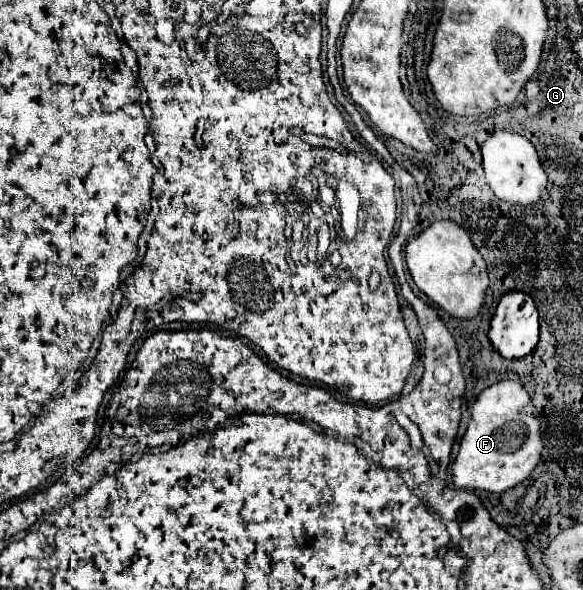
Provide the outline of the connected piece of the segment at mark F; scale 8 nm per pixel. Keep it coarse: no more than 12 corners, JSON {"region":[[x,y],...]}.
{"region":[[520,382],[482,390],[450,468],[462,490],[504,492],[540,462]]}

